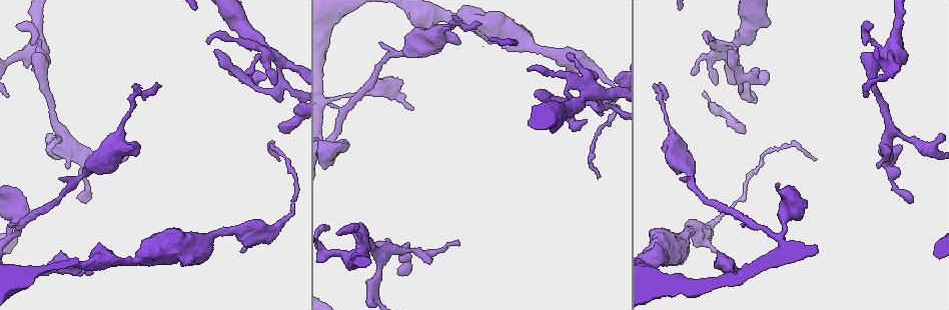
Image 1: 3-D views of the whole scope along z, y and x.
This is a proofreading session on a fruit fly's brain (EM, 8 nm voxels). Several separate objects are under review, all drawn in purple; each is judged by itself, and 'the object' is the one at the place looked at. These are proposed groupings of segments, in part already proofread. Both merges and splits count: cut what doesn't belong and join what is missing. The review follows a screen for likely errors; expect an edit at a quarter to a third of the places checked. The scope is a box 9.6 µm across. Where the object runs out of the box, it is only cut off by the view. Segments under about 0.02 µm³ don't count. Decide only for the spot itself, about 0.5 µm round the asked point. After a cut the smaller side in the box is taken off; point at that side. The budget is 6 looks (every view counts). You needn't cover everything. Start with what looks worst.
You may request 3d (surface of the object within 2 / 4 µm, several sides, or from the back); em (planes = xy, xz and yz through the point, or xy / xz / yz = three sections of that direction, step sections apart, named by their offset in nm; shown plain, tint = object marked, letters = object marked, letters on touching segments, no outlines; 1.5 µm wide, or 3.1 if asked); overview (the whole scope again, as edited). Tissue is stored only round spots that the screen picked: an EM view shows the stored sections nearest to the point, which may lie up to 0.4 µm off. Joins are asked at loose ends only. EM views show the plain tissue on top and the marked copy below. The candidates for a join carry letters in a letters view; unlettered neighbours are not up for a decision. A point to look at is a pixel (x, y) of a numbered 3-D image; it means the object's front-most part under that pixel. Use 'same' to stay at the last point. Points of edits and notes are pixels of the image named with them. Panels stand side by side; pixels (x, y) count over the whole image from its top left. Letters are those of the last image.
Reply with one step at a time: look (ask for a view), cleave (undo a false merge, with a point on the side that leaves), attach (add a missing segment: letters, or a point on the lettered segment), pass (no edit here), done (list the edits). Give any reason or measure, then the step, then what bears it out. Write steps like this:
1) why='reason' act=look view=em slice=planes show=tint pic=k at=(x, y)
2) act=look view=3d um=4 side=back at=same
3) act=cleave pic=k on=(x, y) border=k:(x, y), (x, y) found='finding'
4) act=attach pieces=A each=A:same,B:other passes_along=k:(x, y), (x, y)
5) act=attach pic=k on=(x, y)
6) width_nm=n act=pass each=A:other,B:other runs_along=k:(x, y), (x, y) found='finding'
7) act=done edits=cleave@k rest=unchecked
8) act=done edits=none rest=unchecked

why='four arms meet' act=look view=em slice=planes show=letters pic=1 at=(350, 258)

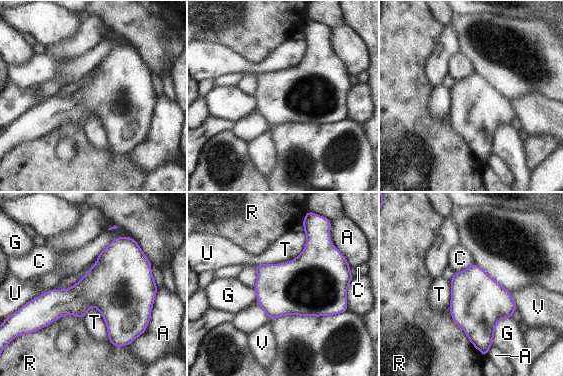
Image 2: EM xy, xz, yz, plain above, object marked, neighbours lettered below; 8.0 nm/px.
longest_contact=T:400nm act=pass each=A:other,C:other,G:other,R:other,T:other,U:other,V:other found='all the same cell'

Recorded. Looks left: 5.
why='branch stops here' act=look view=3d um=4 pic=1 at=(744, 130)

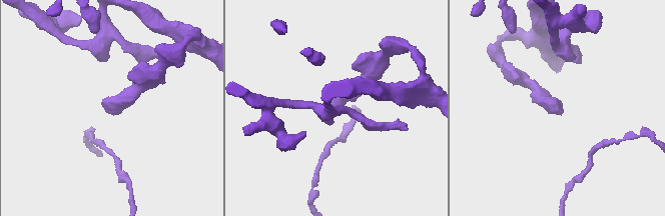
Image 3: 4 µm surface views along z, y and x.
why='need the tissue' act=look view=em slice=planes show=letters pic=3 at=(561, 111)

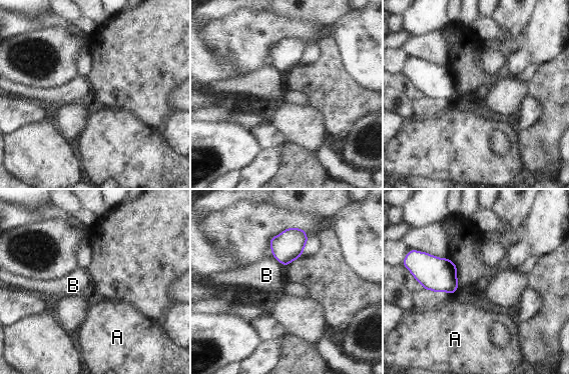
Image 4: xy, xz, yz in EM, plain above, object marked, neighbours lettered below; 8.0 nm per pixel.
longest_contact=B:120nm act=pass each=A:other,B:other border=4:(273, 256), (285, 265) found='no lettered segment goes on from it'

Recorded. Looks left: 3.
why='an open end' act=look view=3d um=2 pic=1 at=(52, 151)

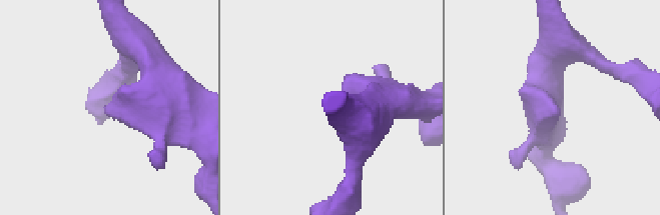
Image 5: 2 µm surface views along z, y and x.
act=look view=em slice=planes show=letters pic=5 at=(108, 116)

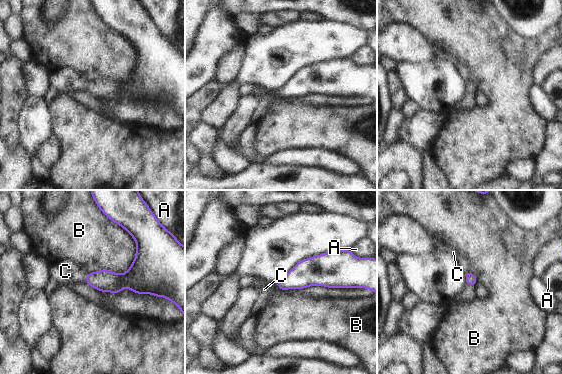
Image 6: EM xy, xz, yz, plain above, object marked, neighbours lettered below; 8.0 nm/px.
longest_contact=B:480nm act=attach pieces=C each=A:other,B:other,C:same found='it goes on there'

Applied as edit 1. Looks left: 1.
act=done edits=attach@6 rest=unchecked

